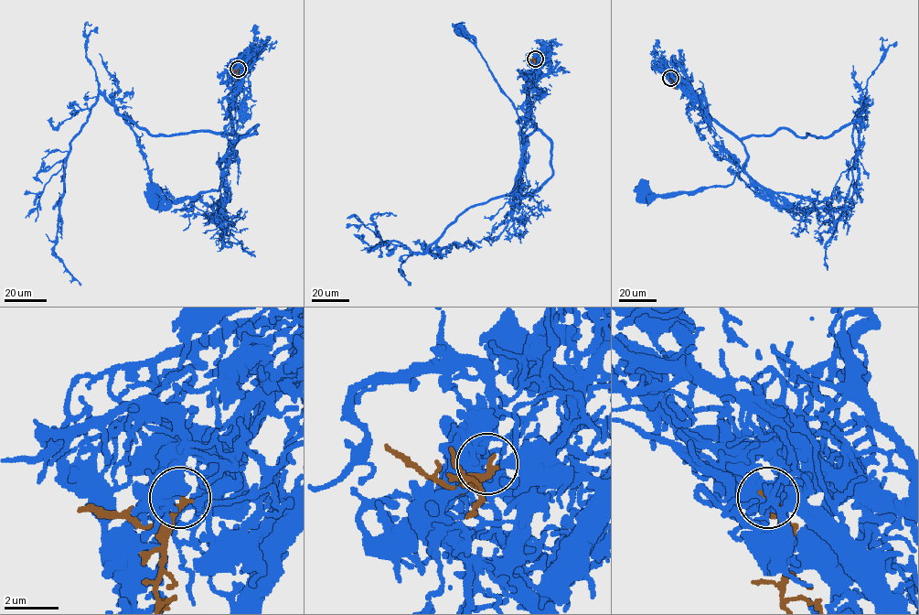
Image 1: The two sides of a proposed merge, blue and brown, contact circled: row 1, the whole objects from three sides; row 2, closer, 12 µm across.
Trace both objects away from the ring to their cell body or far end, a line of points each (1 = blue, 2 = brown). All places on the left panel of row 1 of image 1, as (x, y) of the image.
1: (239, 69), (229, 121), (245, 136), (257, 124), (149, 134), (100, 94), (71, 142), (54, 246), (80, 285)
2: (239, 69), (236, 80)

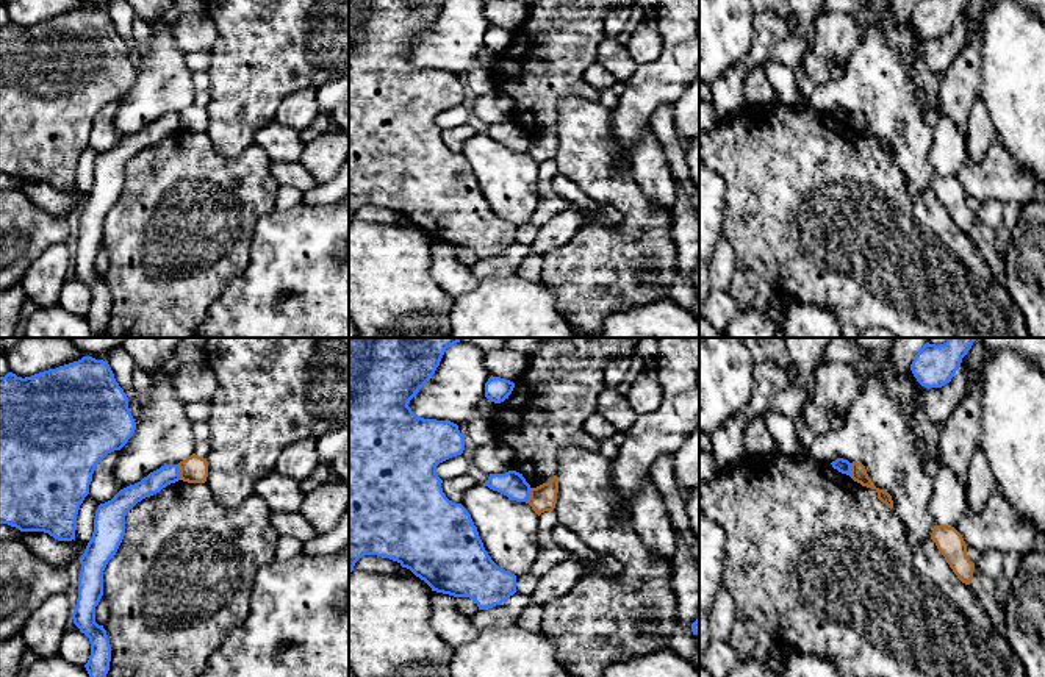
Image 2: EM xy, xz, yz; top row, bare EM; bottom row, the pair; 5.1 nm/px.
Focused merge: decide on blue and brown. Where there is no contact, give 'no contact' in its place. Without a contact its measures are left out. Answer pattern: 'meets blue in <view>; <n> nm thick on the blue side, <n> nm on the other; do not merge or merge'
meets blue in xy; 100 nm thick on the blue side, 140 nm on the other; do not merge

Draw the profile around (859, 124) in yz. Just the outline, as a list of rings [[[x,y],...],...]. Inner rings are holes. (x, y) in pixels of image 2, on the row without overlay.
[[[853,111],[851,113],[851,128],[857,133],[860,133],[862,136],[871,138],[878,142],[878,149],[885,153],[890,159],[893,158],[893,150],[892,145],[874,136],[874,133],[871,131],[871,128],[867,124],[867,119],[862,113]]]

